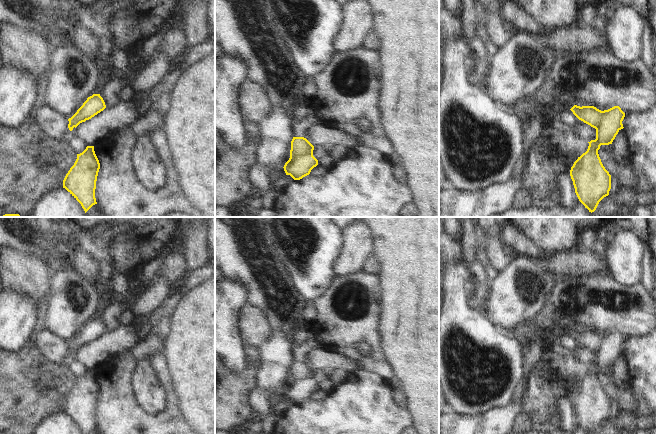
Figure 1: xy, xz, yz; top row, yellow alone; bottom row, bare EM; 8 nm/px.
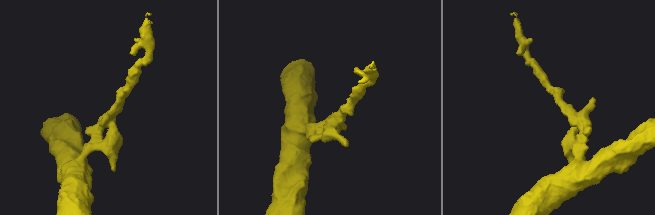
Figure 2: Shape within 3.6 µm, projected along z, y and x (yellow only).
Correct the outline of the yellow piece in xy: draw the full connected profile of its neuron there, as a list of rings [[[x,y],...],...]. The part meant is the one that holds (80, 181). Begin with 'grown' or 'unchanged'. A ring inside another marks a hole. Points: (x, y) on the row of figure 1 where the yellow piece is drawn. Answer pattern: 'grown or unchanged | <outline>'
unchanged | [[[87,146],[82,153],[77,154],[74,165],[63,180],[63,188],[81,204],[85,213],[97,204],[95,189],[99,169],[94,146]]]

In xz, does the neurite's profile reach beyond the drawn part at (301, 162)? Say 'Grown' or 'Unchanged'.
Unchanged

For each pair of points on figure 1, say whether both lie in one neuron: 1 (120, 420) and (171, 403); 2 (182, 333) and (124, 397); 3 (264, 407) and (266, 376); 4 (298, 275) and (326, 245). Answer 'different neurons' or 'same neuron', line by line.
1: same neuron
2: different neurons
3: different neurons
4: same neuron

